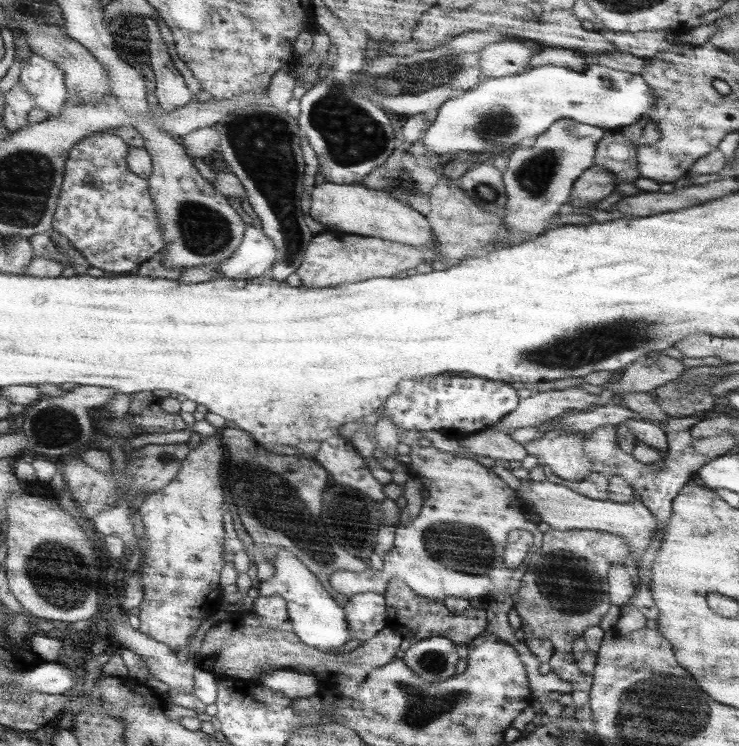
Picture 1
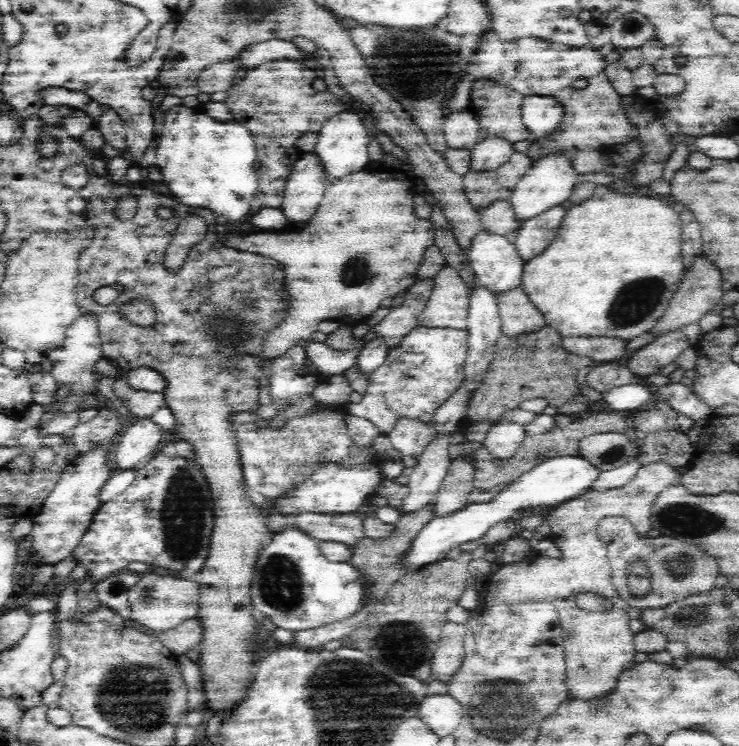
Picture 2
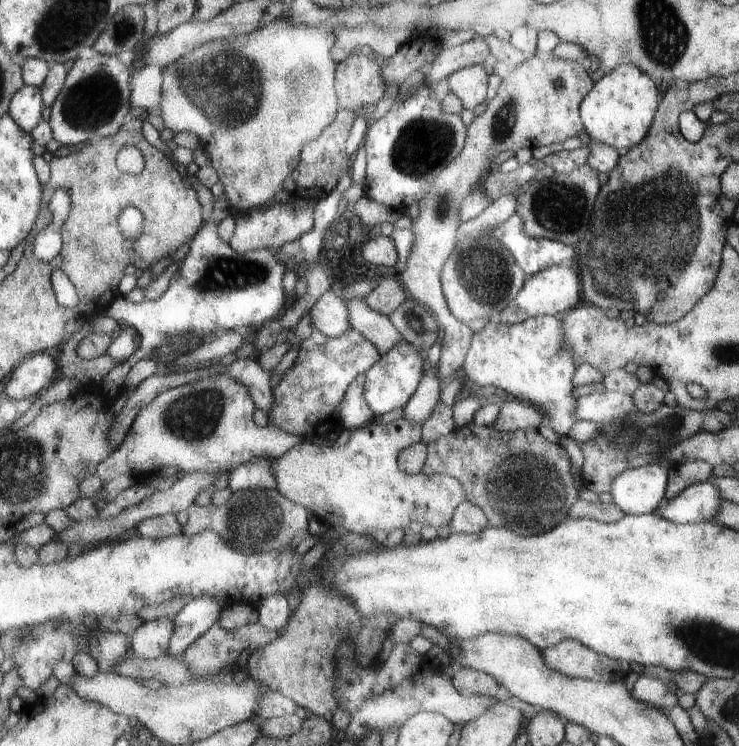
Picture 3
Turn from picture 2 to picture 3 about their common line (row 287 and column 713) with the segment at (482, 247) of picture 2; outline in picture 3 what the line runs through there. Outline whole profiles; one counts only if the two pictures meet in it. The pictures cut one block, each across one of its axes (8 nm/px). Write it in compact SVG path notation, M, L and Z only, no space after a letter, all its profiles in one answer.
M707 478L701 484L693 484L685 488L677 498L669 500L661 510L659 518L677 522L677 524L693 524L693 522L709 522L719 514L723 498L719 496L717 486Z

